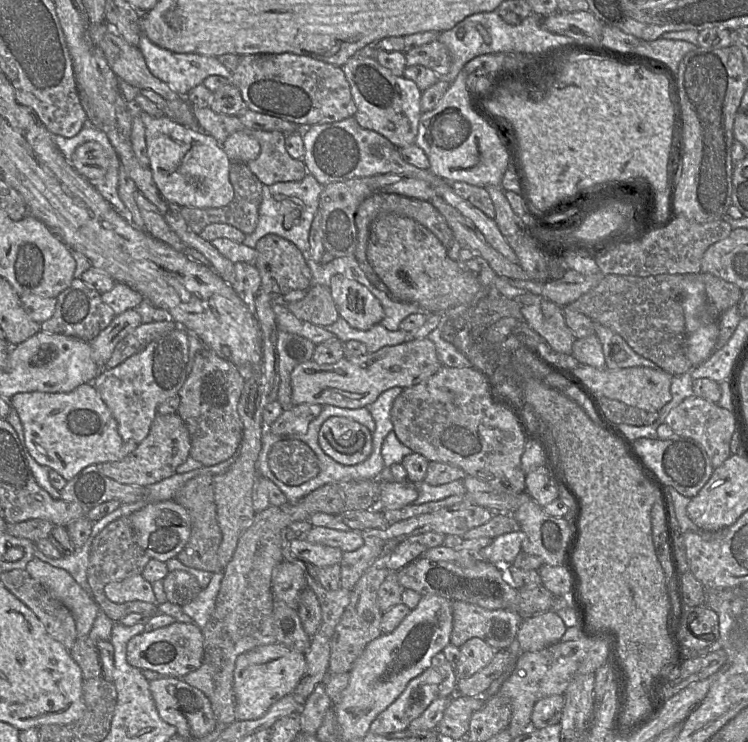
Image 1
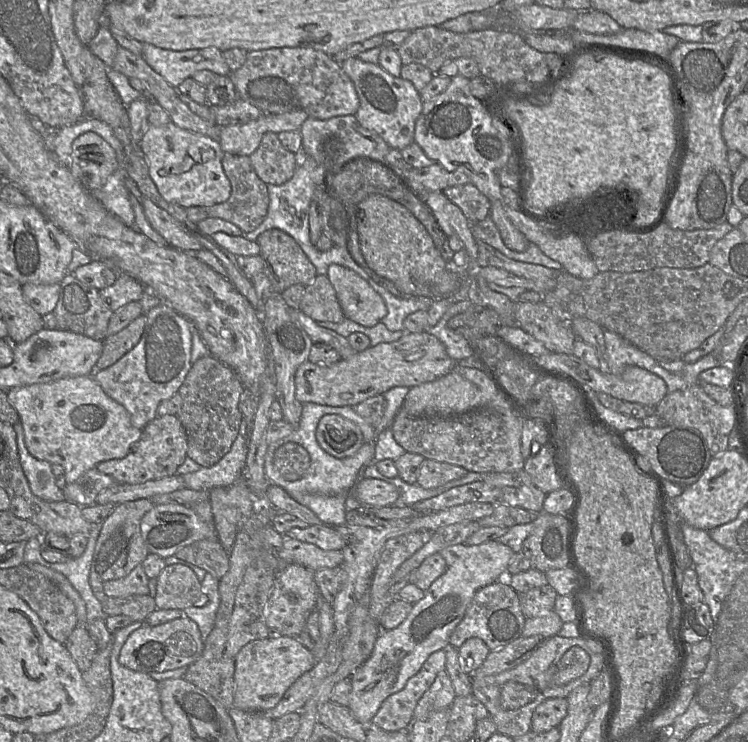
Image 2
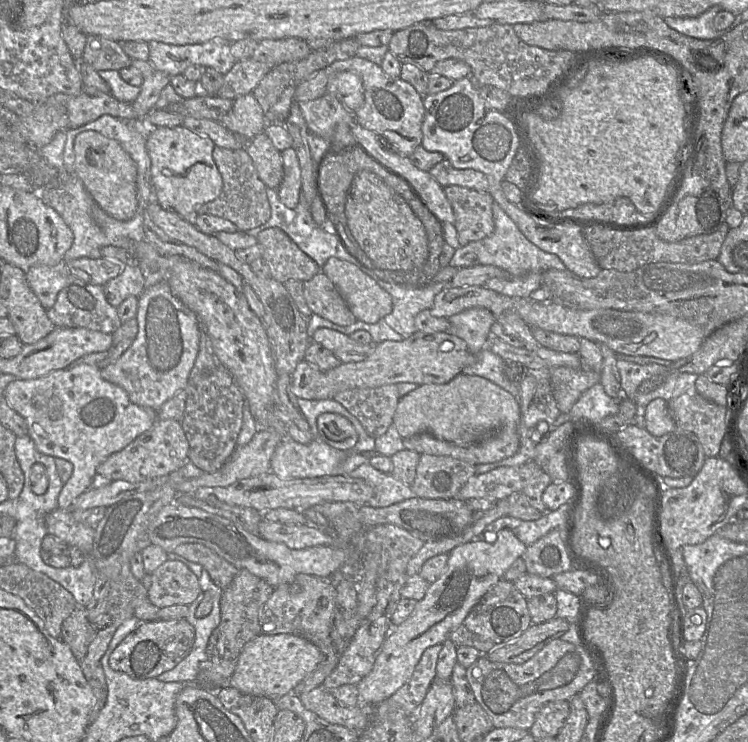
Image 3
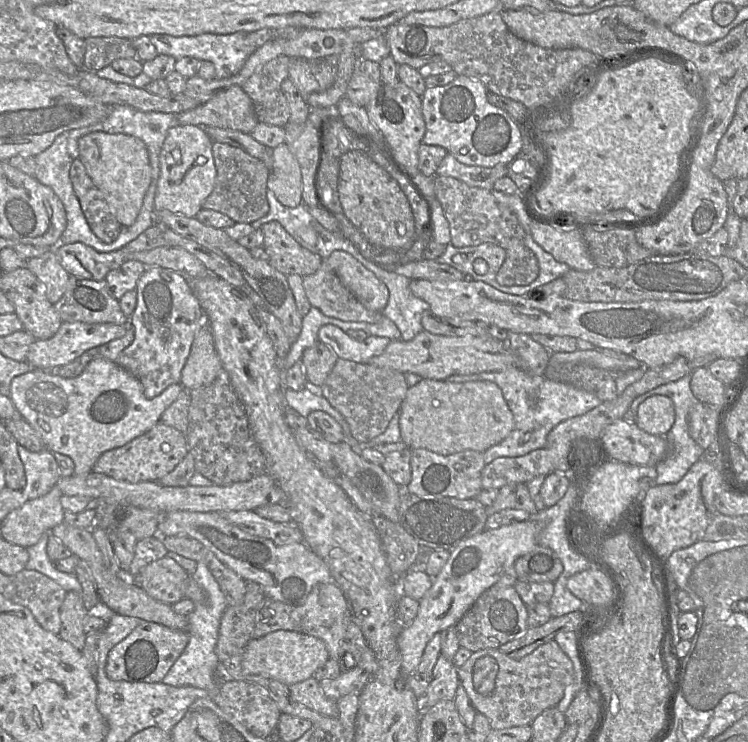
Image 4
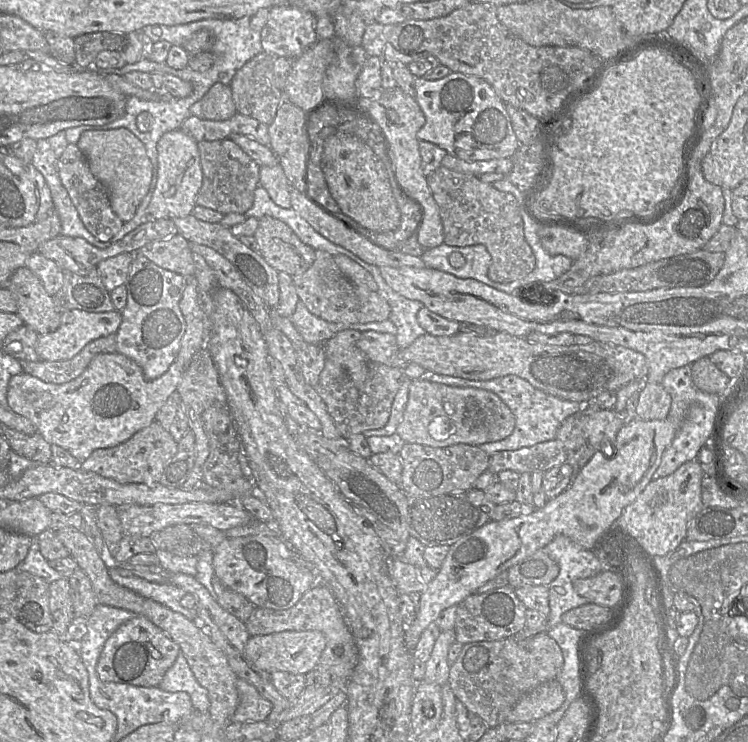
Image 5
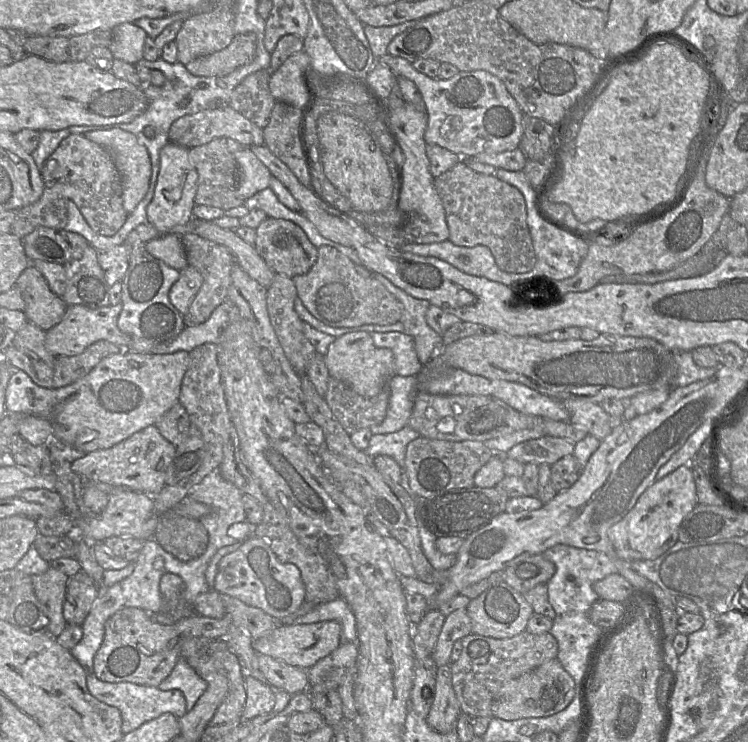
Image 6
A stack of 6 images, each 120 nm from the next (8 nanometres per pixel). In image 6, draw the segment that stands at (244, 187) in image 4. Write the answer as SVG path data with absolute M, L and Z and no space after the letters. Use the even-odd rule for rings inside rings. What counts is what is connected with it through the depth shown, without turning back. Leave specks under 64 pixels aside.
M215 138L209 143L189 149L189 157L198 172L195 205L206 205L227 211L244 205L238 196L238 164L236 153L243 147L230 138Z

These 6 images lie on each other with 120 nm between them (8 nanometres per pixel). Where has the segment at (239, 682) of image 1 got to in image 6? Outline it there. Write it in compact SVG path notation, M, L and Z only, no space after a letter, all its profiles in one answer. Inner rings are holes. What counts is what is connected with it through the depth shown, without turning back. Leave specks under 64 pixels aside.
M331 620L302 625L277 625L266 635L253 640L252 647L258 654L268 655L291 666L308 670L320 659L332 653L340 644L341 625Z

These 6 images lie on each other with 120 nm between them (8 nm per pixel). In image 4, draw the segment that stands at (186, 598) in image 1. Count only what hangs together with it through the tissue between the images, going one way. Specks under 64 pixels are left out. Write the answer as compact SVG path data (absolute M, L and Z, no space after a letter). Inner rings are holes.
M165 556L142 568L134 578L150 597L173 605L186 598L190 576L175 560Z

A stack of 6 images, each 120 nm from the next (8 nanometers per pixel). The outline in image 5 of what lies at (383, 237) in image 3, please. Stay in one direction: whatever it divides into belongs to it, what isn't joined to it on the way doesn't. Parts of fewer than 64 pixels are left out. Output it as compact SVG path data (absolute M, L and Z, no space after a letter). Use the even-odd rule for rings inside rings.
M337 132L325 141L322 170L342 212L364 227L382 233L399 228L398 208L387 170L373 149L356 136Z

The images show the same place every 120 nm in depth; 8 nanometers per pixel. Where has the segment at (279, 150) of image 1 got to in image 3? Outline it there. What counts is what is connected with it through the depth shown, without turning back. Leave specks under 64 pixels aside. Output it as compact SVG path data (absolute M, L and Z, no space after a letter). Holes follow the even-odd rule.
M259 133L253 139L247 142L246 151L256 168L259 178L267 188L278 189L284 177L284 167L281 152L277 150L270 138L264 133Z

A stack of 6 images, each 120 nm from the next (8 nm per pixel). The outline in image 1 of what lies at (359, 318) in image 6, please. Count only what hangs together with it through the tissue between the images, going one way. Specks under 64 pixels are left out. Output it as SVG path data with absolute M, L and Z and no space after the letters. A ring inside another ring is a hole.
M312 285L303 299L285 304L298 319L318 326L331 325L340 317L329 286Z

